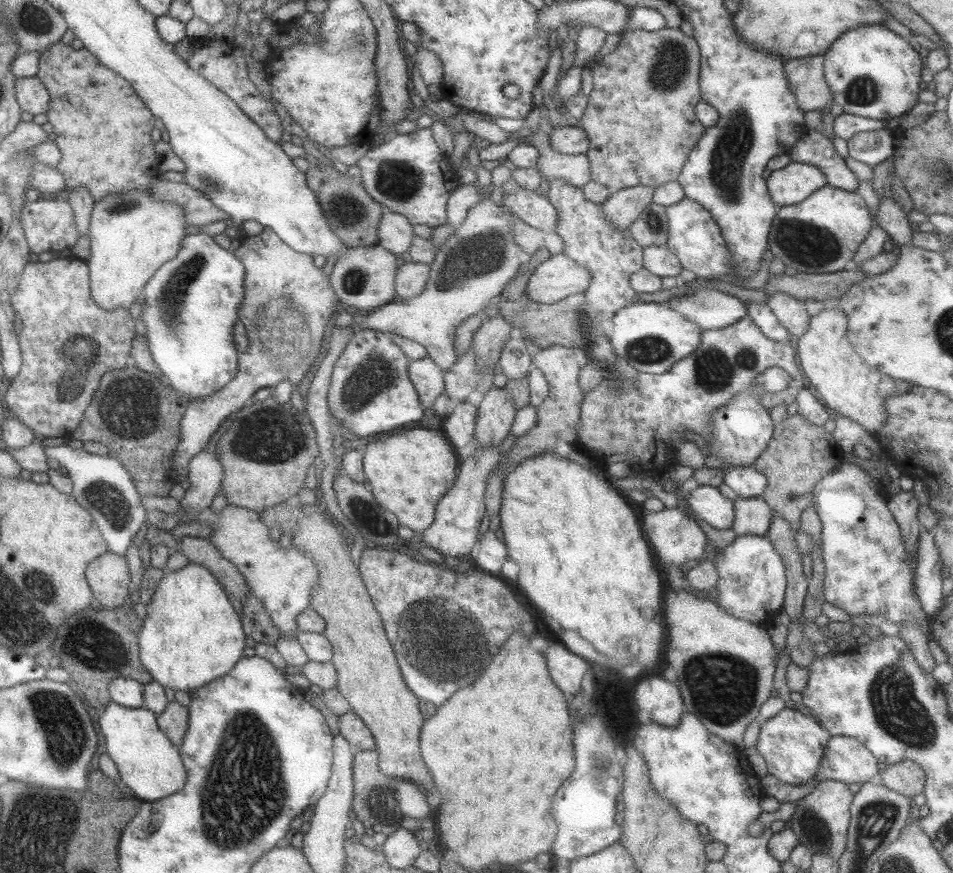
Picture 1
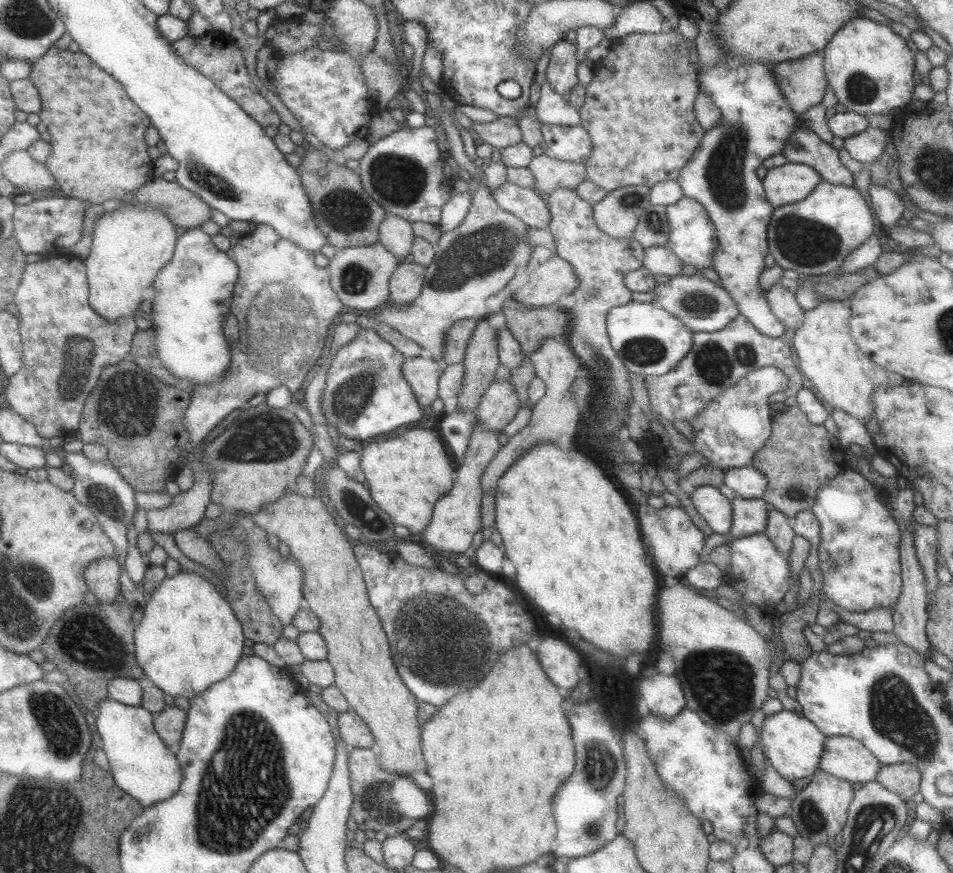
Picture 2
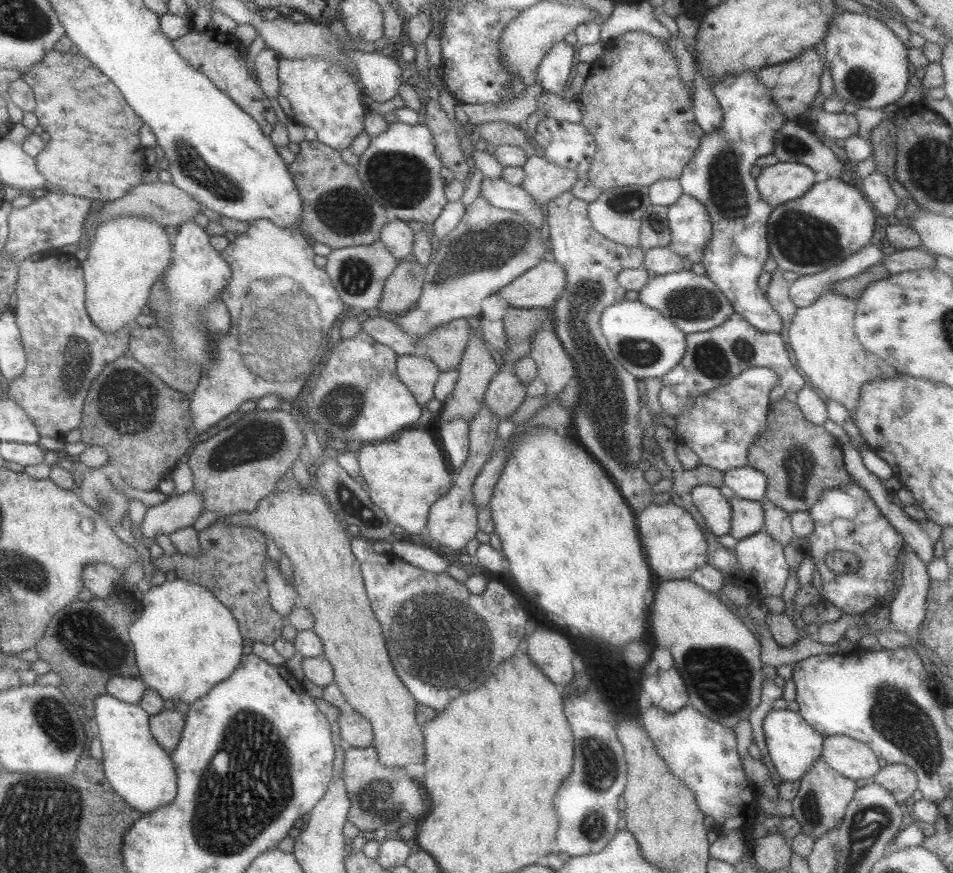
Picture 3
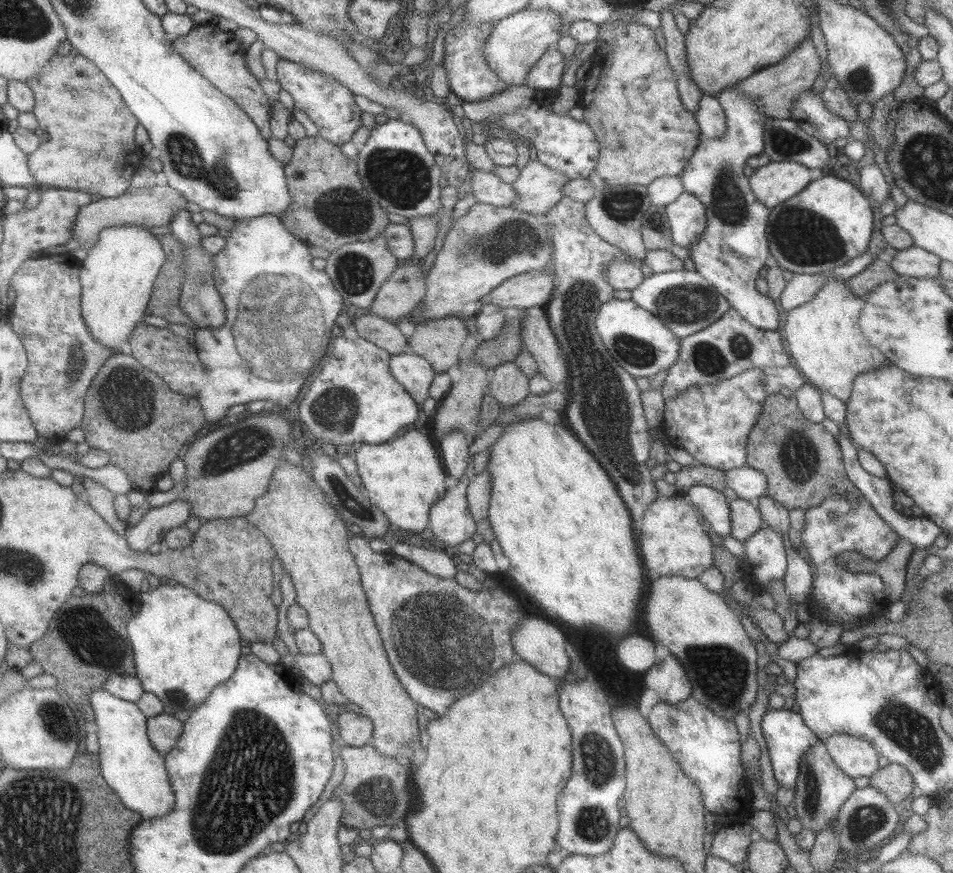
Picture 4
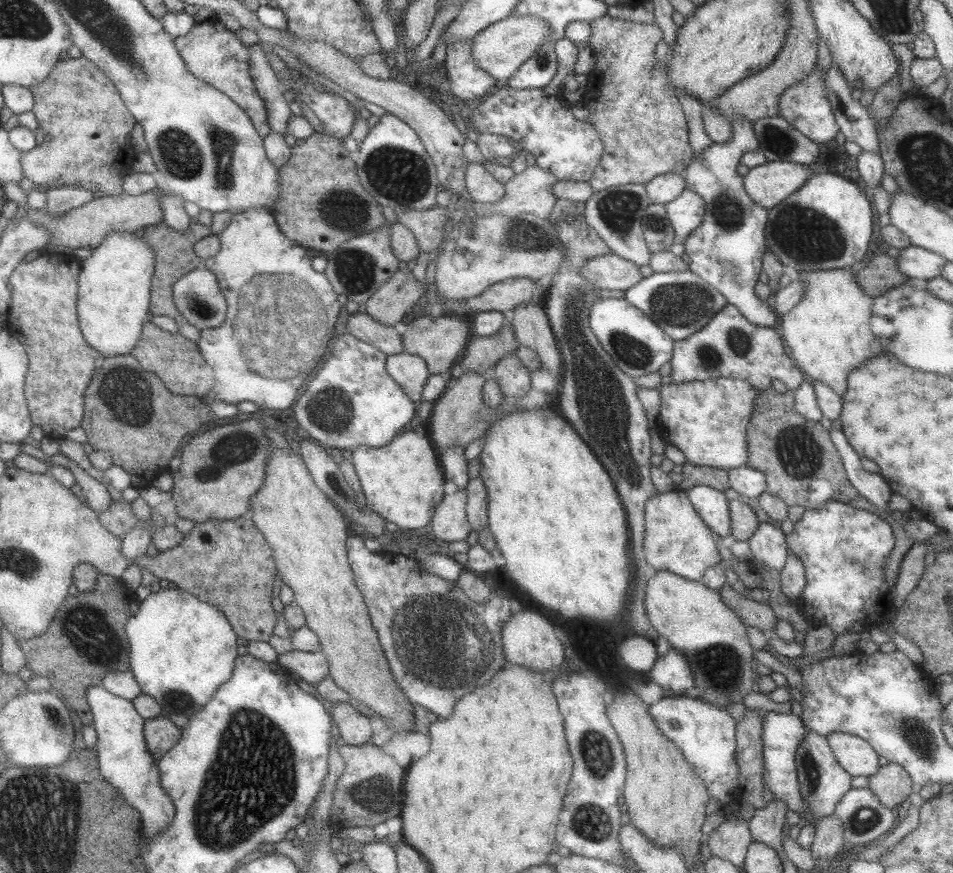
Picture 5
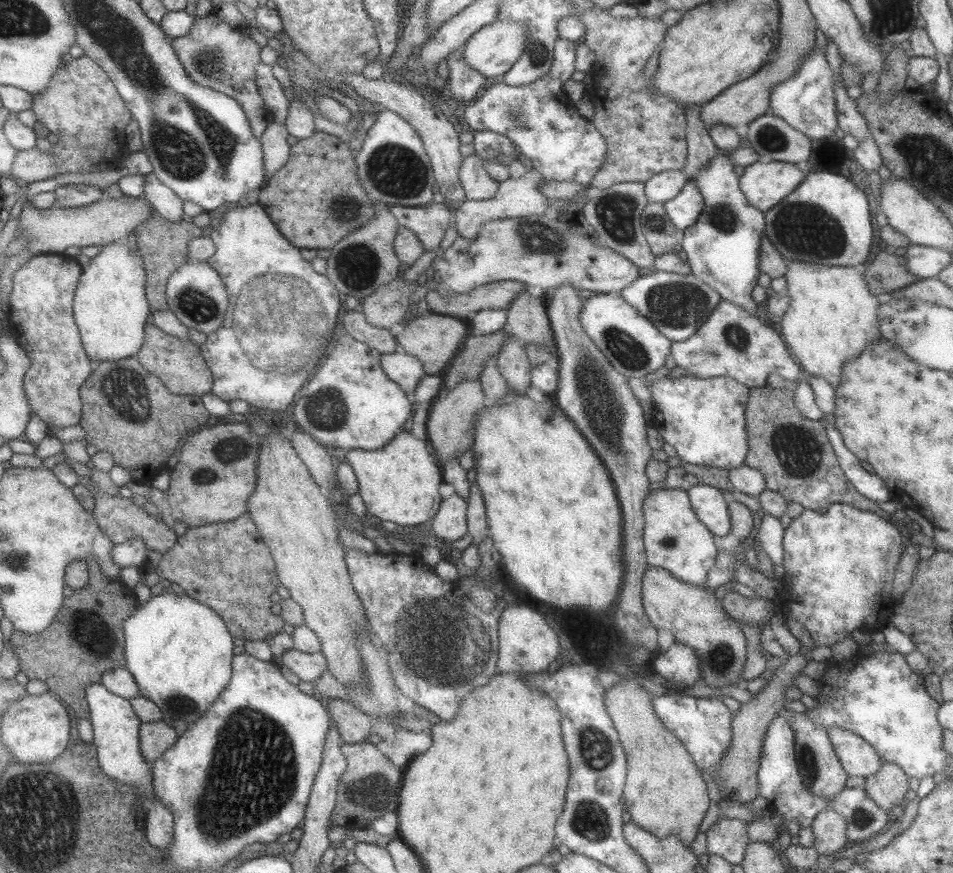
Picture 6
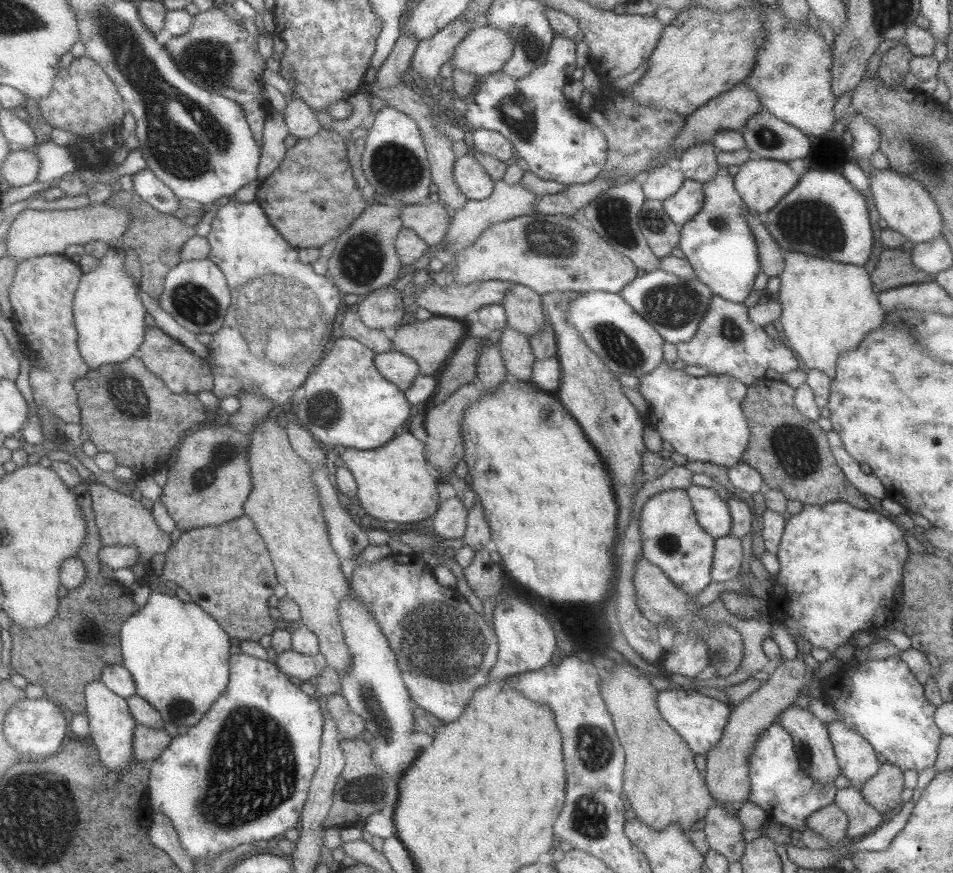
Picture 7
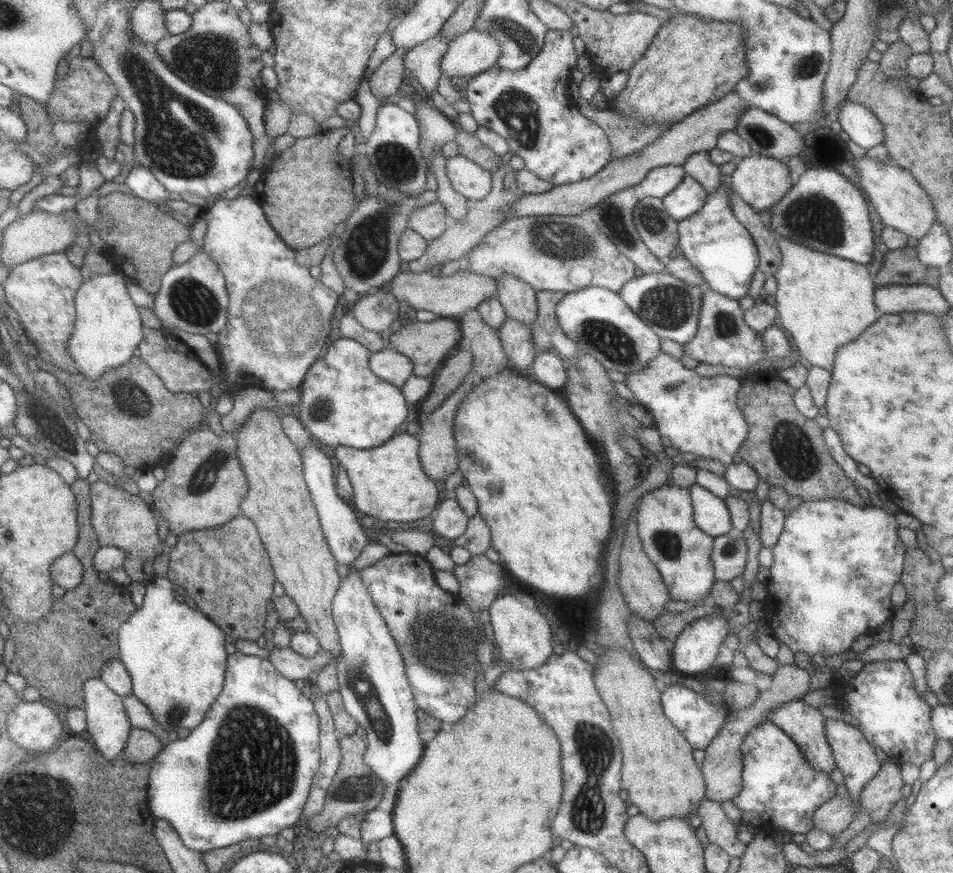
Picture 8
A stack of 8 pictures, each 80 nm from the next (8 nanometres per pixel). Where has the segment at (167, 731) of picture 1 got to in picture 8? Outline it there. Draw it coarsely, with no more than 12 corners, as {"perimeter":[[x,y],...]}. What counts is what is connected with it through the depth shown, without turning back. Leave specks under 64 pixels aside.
{"perimeter":[[133,728],[121,757],[148,764],[164,744],[152,731]]}

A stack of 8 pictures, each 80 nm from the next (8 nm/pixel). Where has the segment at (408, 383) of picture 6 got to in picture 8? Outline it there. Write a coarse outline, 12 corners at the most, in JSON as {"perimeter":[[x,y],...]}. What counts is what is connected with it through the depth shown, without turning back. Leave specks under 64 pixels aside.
{"perimeter":[[391,346],[372,352],[378,378],[398,388],[413,375],[411,360]]}

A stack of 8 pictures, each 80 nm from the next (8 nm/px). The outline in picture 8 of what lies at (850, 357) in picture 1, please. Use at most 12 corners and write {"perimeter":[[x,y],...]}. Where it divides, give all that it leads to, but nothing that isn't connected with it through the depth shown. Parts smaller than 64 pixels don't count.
{"perimeter":[[777,237],[775,307],[831,372],[882,312],[867,265]]}

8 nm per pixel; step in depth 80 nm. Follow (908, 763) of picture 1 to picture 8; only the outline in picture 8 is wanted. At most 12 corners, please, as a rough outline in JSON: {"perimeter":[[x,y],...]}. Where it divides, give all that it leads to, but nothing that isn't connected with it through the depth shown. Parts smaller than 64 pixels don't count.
{"perimeter":[[881,764],[859,803],[873,823],[884,821],[903,798],[901,766]]}

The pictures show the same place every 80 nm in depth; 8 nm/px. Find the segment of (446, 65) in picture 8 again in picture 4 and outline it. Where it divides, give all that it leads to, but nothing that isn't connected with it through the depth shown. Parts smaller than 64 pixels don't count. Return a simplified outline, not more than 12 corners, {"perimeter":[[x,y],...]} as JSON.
{"perimeter":[[524,10],[497,21],[484,44],[508,85],[562,38],[561,14]]}

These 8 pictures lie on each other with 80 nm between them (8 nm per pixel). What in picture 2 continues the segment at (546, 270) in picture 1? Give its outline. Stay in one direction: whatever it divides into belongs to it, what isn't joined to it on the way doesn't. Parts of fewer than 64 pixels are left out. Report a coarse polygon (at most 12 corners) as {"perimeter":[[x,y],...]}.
{"perimeter":[[554,255],[529,272],[513,298],[554,305],[577,284],[571,264]]}

